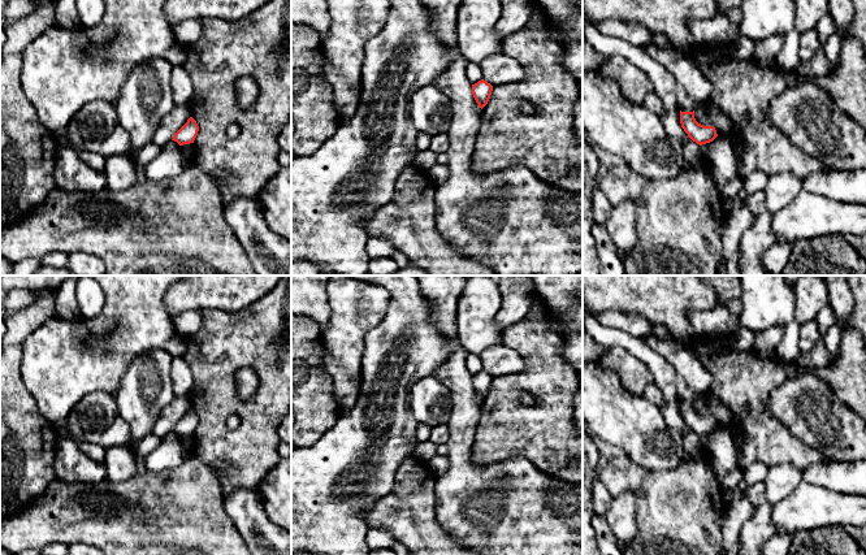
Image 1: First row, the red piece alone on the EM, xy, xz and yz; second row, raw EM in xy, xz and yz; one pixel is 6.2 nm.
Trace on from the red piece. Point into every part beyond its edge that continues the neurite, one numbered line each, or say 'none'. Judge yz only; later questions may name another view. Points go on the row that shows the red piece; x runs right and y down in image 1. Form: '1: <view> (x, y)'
1: yz (693, 89)

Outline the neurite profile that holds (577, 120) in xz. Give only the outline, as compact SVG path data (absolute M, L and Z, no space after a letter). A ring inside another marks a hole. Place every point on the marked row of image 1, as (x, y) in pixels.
M581 84L579 90L579 99L575 105L573 127L577 143L583 147L583 86Z

